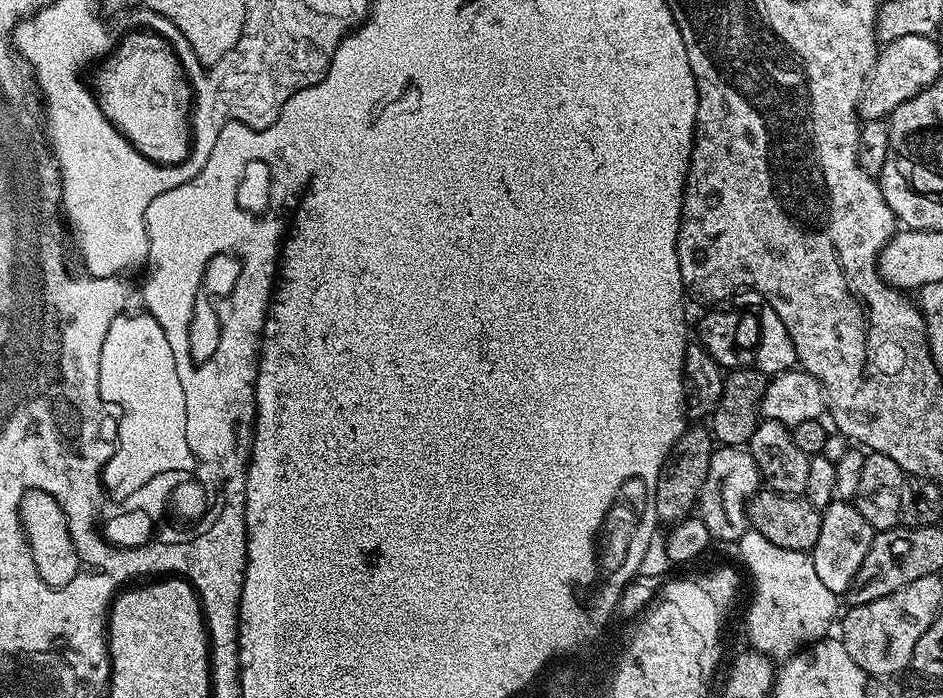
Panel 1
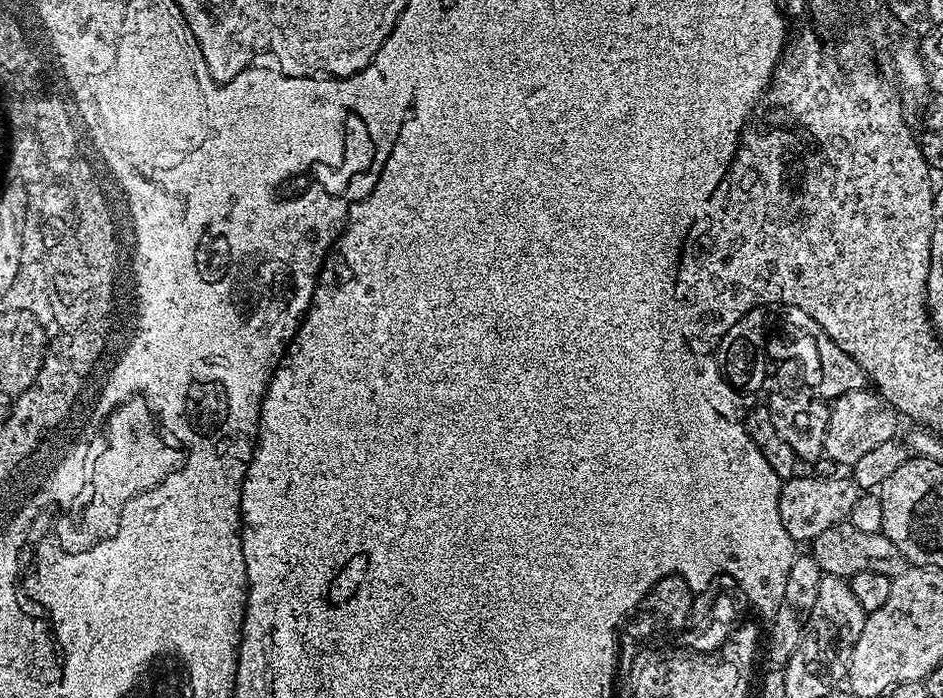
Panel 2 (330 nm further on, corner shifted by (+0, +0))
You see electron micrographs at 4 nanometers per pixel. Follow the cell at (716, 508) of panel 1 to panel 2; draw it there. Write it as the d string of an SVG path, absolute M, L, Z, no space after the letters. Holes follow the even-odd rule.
M797 474L783 481L778 498L778 514L782 514L782 526L786 526L786 534L797 542L810 542L822 534L822 530L830 530L830 526L843 524L854 510L854 502L858 489L851 478L817 477L813 474Z

